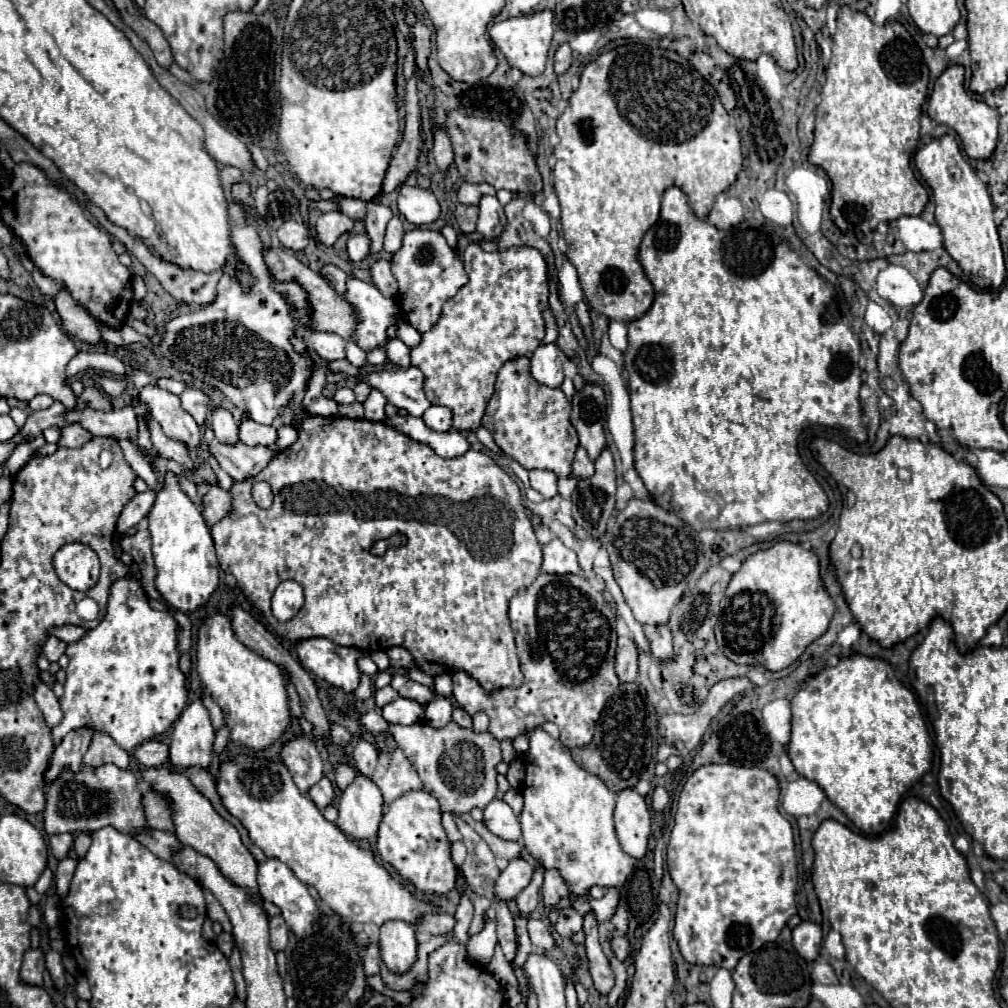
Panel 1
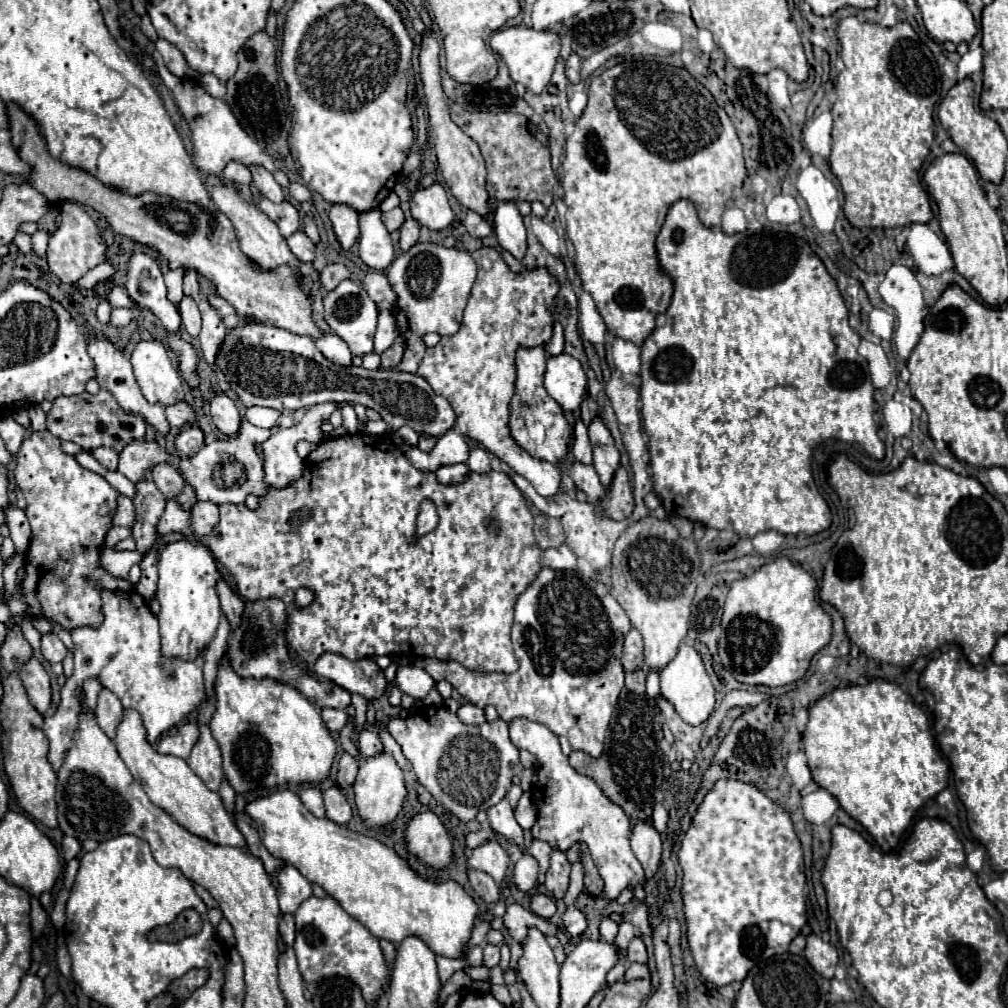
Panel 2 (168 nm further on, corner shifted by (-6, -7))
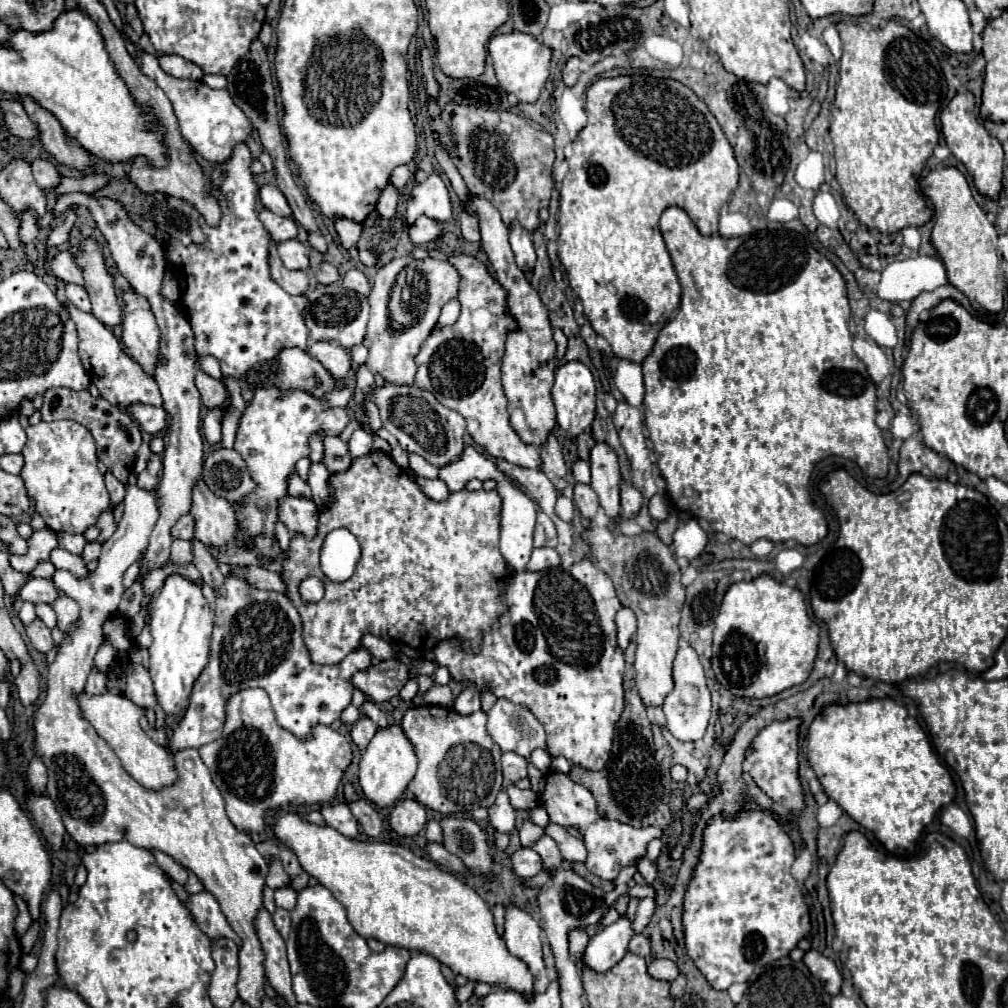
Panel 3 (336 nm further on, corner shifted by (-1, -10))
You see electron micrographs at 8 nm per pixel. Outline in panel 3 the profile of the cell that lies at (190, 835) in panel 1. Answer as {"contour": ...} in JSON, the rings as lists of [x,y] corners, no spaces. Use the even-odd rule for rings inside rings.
{"contour":[[[105,692],[97,698],[89,698],[89,694],[83,694],[79,698],[79,702],[81,702],[83,716],[93,724],[97,734],[101,738],[105,738],[107,744],[115,750],[115,754],[119,756],[119,760],[121,760],[123,768],[127,770],[127,774],[131,778],[135,778],[143,788],[147,788],[151,792],[157,792],[157,790],[163,790],[165,786],[173,786],[179,780],[173,754],[169,754],[165,748],[157,746],[143,732],[143,728],[139,724],[139,718],[141,718],[143,712],[129,698],[125,698],[123,694]]]}

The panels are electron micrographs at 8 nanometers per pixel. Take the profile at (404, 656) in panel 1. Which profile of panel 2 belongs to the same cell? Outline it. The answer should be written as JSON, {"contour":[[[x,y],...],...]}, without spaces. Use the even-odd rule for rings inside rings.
{"contour":[[[542,567],[516,601],[512,645],[518,671],[482,673],[440,659],[418,659],[414,665],[430,673],[434,681],[448,679],[470,703],[494,705],[506,723],[516,717],[544,723],[552,733],[564,735],[572,749],[600,757],[610,717],[624,687],[620,657],[622,639],[630,629],[626,611],[604,583],[586,579],[578,571]]]}

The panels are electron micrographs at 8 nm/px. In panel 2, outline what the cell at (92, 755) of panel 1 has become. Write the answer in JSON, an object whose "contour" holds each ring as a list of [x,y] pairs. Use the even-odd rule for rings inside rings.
{"contour":[[[102,687],[102,691],[98,693],[98,705],[96,705],[96,719],[98,719],[98,725],[104,729],[104,733],[108,737],[114,739],[114,733],[116,733],[116,725],[120,721],[120,715],[122,715],[122,703],[120,699],[112,693],[112,691],[106,691],[106,687]]]}

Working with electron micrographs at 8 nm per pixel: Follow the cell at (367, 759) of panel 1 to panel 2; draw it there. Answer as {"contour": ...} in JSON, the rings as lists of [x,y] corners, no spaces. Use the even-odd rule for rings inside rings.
{"contour":[[[362,727],[358,729],[358,747],[360,747],[362,757],[372,757],[382,751],[382,741],[374,729]]]}

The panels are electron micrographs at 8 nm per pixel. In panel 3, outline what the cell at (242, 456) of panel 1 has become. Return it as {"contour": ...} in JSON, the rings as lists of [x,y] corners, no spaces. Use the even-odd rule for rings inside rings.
{"contour":[[[291,472],[289,476],[287,476],[287,494],[289,496],[311,496],[311,490],[309,490],[309,486],[307,486],[307,482],[303,482],[301,478],[299,478],[299,474],[297,472]]]}

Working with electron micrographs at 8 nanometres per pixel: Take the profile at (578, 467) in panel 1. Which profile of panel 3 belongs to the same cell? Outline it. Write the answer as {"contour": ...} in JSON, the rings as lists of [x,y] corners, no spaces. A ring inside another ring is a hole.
{"contour":[[[575,484],[573,488],[573,502],[575,506],[579,508],[579,512],[585,516],[585,518],[593,518],[597,508],[599,508],[599,502],[597,502],[597,494],[595,490],[589,486],[589,484]]]}

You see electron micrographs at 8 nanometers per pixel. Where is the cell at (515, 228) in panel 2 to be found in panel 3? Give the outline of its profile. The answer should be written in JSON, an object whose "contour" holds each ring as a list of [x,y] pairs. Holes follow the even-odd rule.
{"contour":[[[513,220],[509,226],[509,242],[515,254],[515,262],[521,270],[531,270],[535,264],[535,248],[531,242],[531,234],[519,224],[519,220]]]}

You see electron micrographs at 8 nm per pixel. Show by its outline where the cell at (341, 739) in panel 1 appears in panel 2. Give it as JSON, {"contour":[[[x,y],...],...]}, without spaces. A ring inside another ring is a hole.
{"contour":[[[344,753],[338,763],[338,777],[336,777],[338,787],[352,787],[356,773],[358,773],[358,761],[352,755]]]}

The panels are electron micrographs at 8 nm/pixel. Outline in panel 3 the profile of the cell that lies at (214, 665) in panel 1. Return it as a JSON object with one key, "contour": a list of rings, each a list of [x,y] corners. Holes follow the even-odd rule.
{"contour":[[[245,688],[235,692],[227,700],[225,712],[227,720],[221,738],[201,746],[199,754],[205,766],[211,770],[215,786],[221,790],[225,798],[229,820],[239,830],[263,832],[265,828],[263,814],[267,808],[279,808],[287,804],[319,804],[319,802],[325,804],[335,796],[341,776],[345,768],[351,764],[351,742],[345,736],[331,730],[329,726],[315,724],[311,728],[311,738],[299,740],[295,734],[277,724],[269,696],[261,688]]]}

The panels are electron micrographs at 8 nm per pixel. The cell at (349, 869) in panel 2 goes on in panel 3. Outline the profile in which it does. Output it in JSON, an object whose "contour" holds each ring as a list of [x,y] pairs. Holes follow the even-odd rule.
{"contour":[[[279,812],[273,824],[273,834],[281,844],[291,848],[301,864],[301,868],[317,878],[347,910],[347,920],[365,940],[375,938],[387,946],[399,946],[411,952],[425,952],[437,958],[441,964],[447,964],[455,974],[461,974],[469,980],[497,984],[503,990],[517,990],[527,996],[533,992],[533,976],[527,966],[513,958],[505,942],[497,936],[491,908],[481,900],[481,896],[457,880],[453,874],[443,872],[435,862],[425,860],[411,850],[385,842],[361,842],[347,838],[329,826],[317,826],[293,812]]]}

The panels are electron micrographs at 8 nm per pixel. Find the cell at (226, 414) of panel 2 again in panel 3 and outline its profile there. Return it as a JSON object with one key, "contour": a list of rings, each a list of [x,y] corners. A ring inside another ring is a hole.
{"contour":[[[197,372],[197,378],[195,378],[195,384],[201,392],[201,400],[203,404],[209,408],[209,410],[223,410],[225,412],[225,400],[227,400],[227,390],[223,386],[221,380],[215,380],[203,372]]]}

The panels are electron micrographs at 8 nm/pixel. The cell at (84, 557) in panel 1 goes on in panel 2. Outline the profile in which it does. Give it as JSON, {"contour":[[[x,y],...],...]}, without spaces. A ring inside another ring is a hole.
{"contour":[[[102,591],[102,615],[104,615],[104,621],[100,623],[100,627],[94,629],[94,627],[86,625],[86,627],[74,627],[70,631],[72,641],[74,641],[74,675],[62,687],[60,707],[56,709],[56,713],[52,717],[48,717],[44,721],[44,735],[50,743],[48,761],[54,771],[60,769],[64,753],[72,747],[72,731],[74,731],[74,725],[78,719],[78,711],[80,711],[80,703],[74,697],[74,691],[92,675],[98,675],[102,685],[106,689],[110,689],[122,701],[124,707],[136,709],[142,715],[144,727],[148,731],[148,741],[152,745],[158,743],[158,739],[164,733],[168,733],[172,727],[176,727],[176,723],[184,721],[204,699],[204,677],[202,677],[204,659],[202,659],[202,655],[198,655],[194,661],[186,661],[186,663],[182,663],[178,659],[164,659],[160,653],[158,619],[150,611],[150,607],[142,599],[142,595],[138,595],[136,591]]]}

